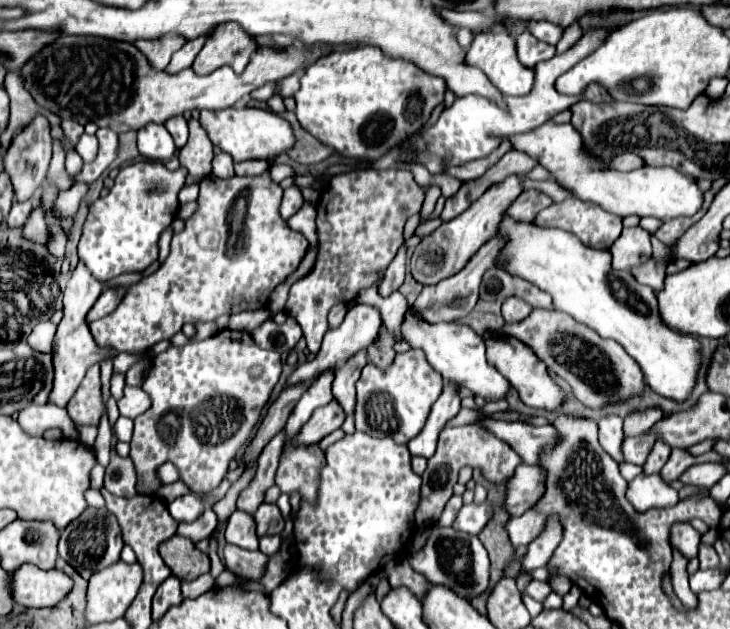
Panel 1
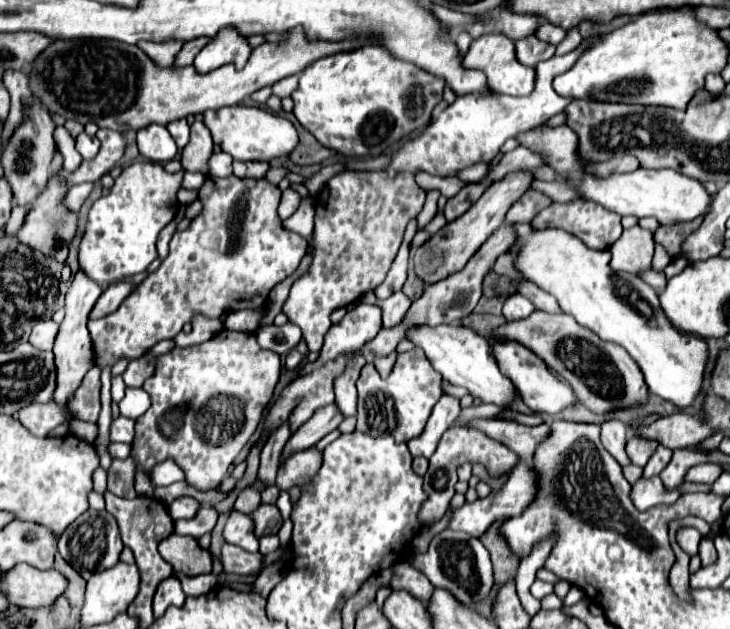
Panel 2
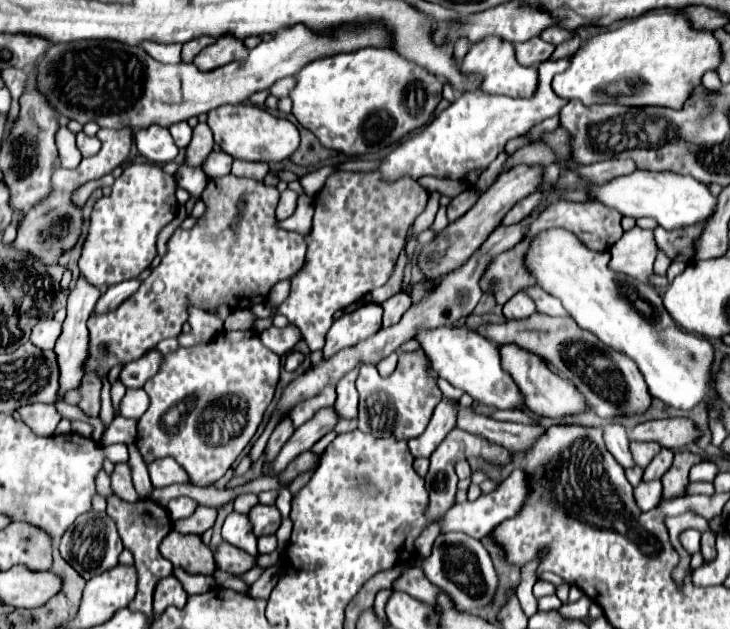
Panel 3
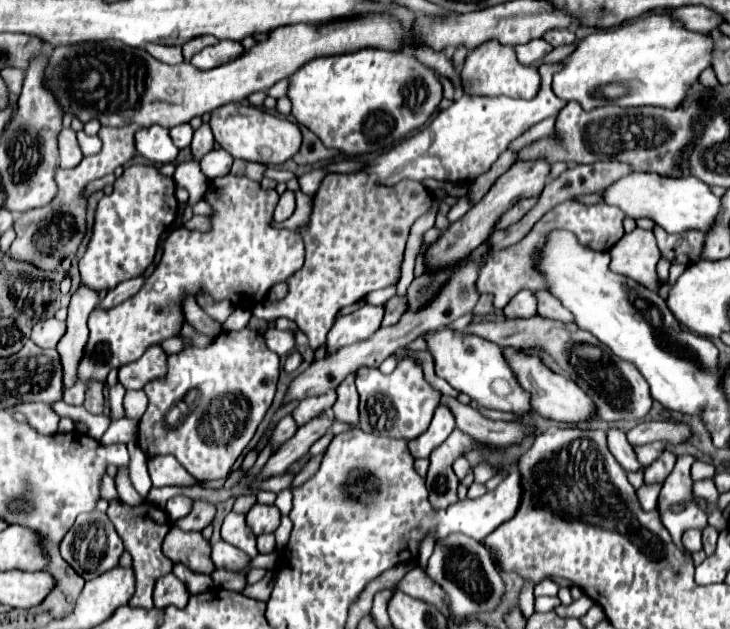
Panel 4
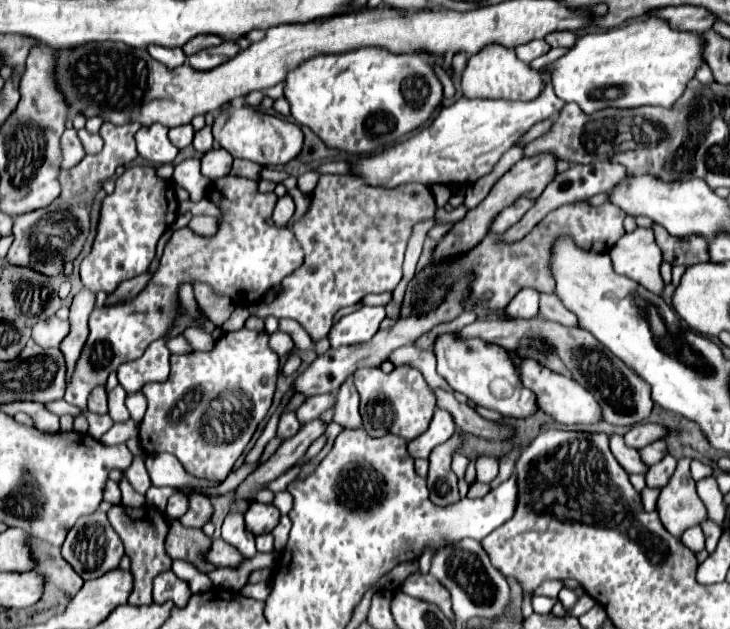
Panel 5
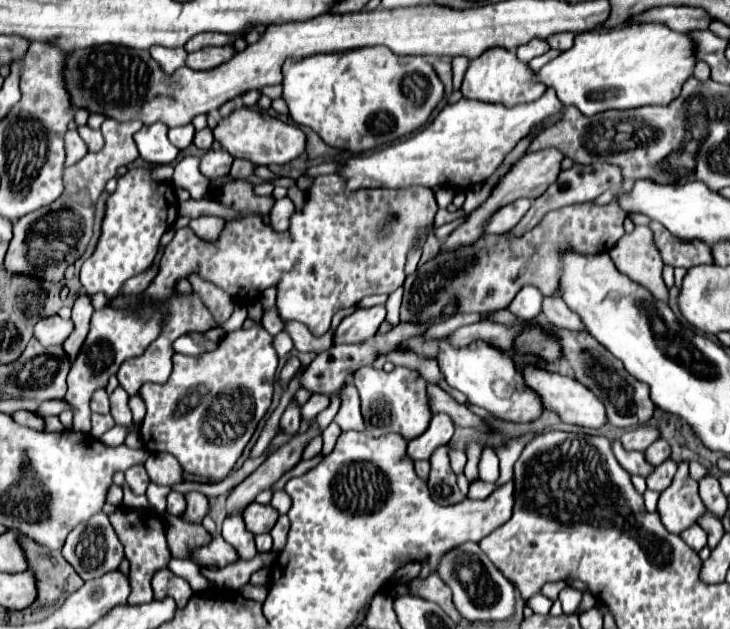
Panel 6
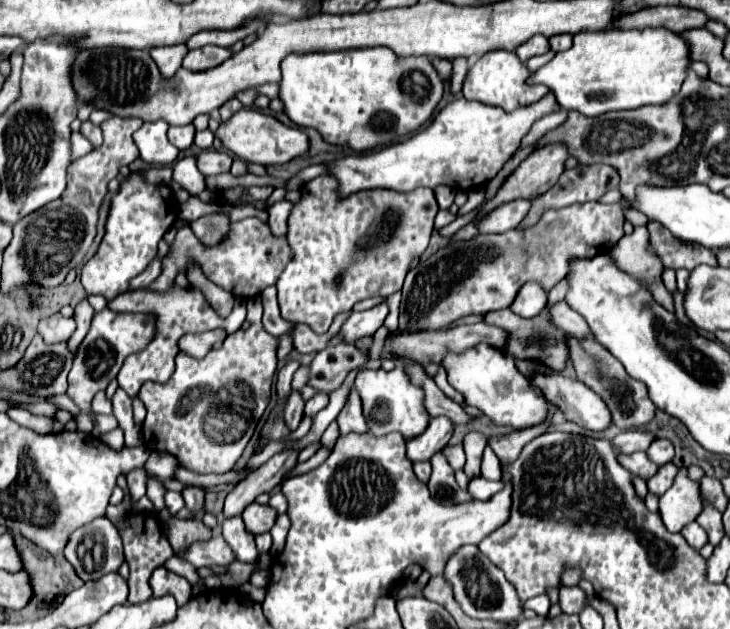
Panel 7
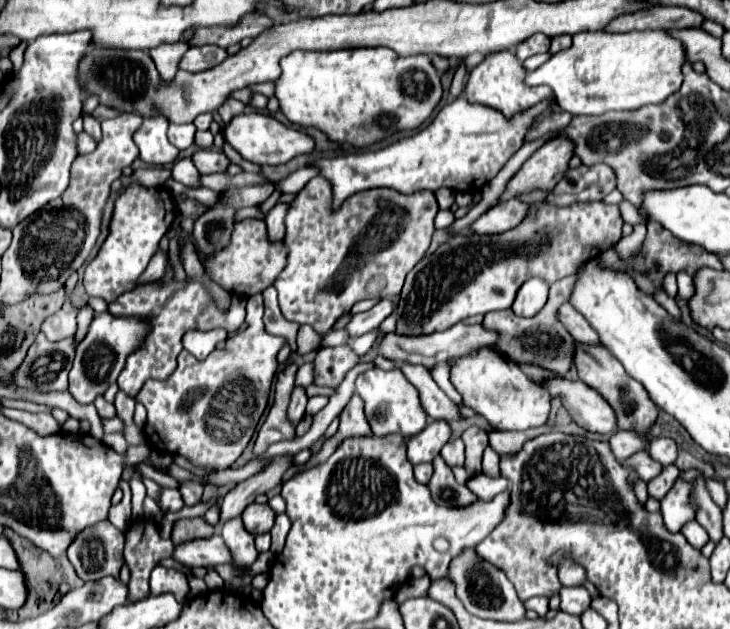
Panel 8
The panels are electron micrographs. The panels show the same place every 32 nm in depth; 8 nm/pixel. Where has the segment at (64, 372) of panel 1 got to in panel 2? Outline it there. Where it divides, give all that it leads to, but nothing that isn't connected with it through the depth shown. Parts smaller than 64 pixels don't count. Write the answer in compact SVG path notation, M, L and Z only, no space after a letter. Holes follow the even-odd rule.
M82 268L72 276L70 284L68 284L68 292L66 292L66 316L60 324L56 342L54 342L54 364L56 364L56 390L52 400L58 406L64 406L68 402L68 398L76 392L76 388L80 386L84 374L88 372L88 368L92 368L92 364L96 362L96 354L94 354L94 344L90 338L90 332L86 328L88 322L88 314L94 308L96 300L102 294L102 286L98 282L94 282Z

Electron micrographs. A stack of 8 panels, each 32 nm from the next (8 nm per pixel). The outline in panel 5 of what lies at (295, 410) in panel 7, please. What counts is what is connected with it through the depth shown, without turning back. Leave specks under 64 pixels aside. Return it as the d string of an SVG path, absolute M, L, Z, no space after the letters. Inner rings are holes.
M286 412L280 422L278 422L278 430L276 430L276 436L282 438L282 440L288 440L290 436L294 436L296 432L300 430L300 424L296 420L296 414L294 412Z

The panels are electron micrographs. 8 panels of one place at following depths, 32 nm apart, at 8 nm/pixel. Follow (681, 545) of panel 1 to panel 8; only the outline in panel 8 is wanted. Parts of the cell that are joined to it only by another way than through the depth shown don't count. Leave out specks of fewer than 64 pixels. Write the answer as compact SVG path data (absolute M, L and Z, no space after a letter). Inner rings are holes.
M696 520L688 522L680 532L682 532L682 534L686 536L686 540L688 540L694 548L698 548L698 550L708 542L708 534L704 532L704 528L700 528L700 524L696 524Z

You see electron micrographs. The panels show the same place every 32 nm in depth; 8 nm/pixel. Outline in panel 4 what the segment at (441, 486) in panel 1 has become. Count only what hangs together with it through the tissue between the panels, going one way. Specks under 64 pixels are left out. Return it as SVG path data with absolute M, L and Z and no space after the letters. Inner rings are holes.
M454 428L454 432L430 454L426 488L430 492L430 504L434 510L446 510L450 504L458 502L458 478L452 470L452 462L474 448L484 448L484 444L478 444L472 436L466 436L462 430Z

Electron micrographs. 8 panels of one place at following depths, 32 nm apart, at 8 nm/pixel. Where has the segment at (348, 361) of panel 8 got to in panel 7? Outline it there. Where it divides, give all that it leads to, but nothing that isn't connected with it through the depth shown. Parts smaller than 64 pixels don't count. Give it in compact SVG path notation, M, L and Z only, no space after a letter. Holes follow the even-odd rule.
M336 344L316 354L310 364L308 386L318 392L334 392L342 386L350 370L360 368L370 360L370 348L356 348L352 344Z

